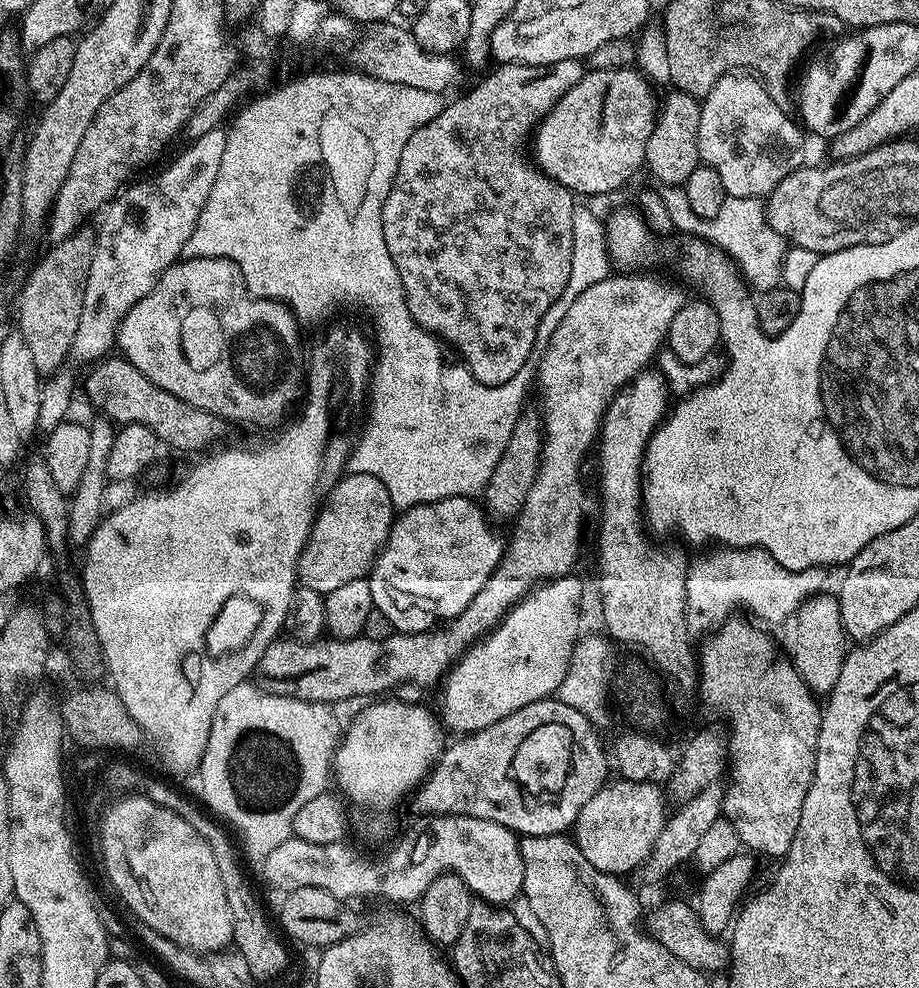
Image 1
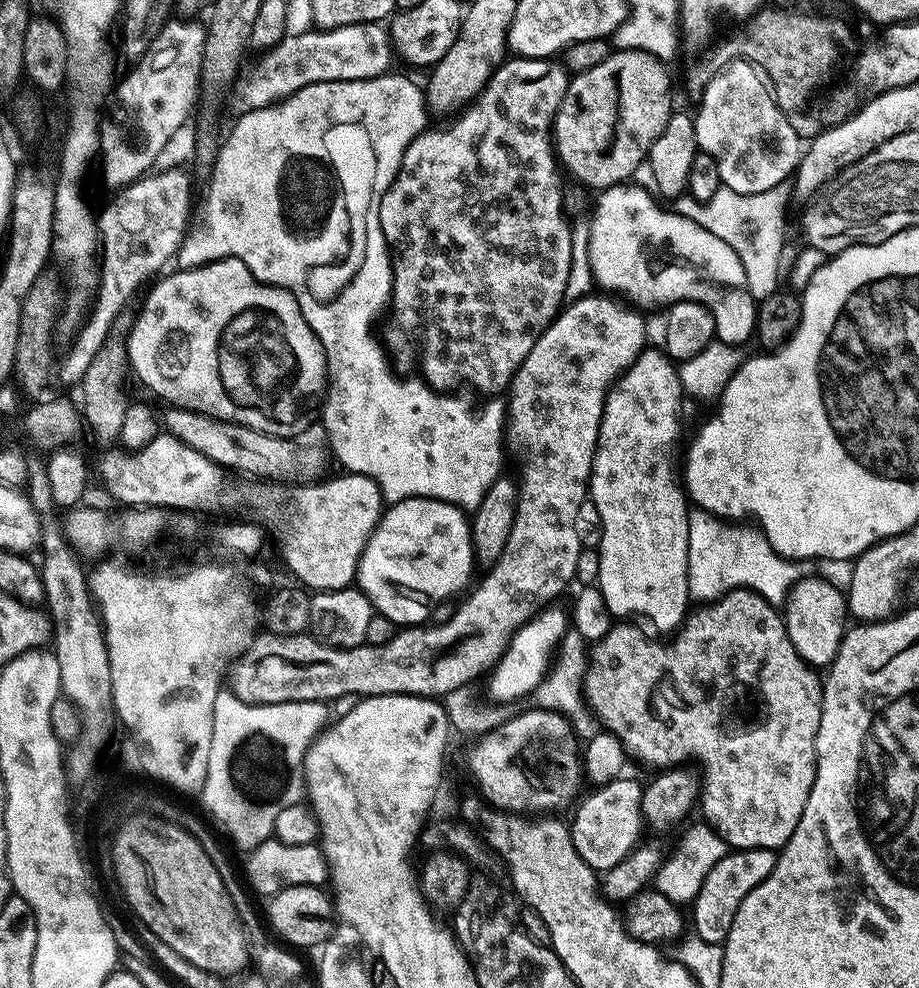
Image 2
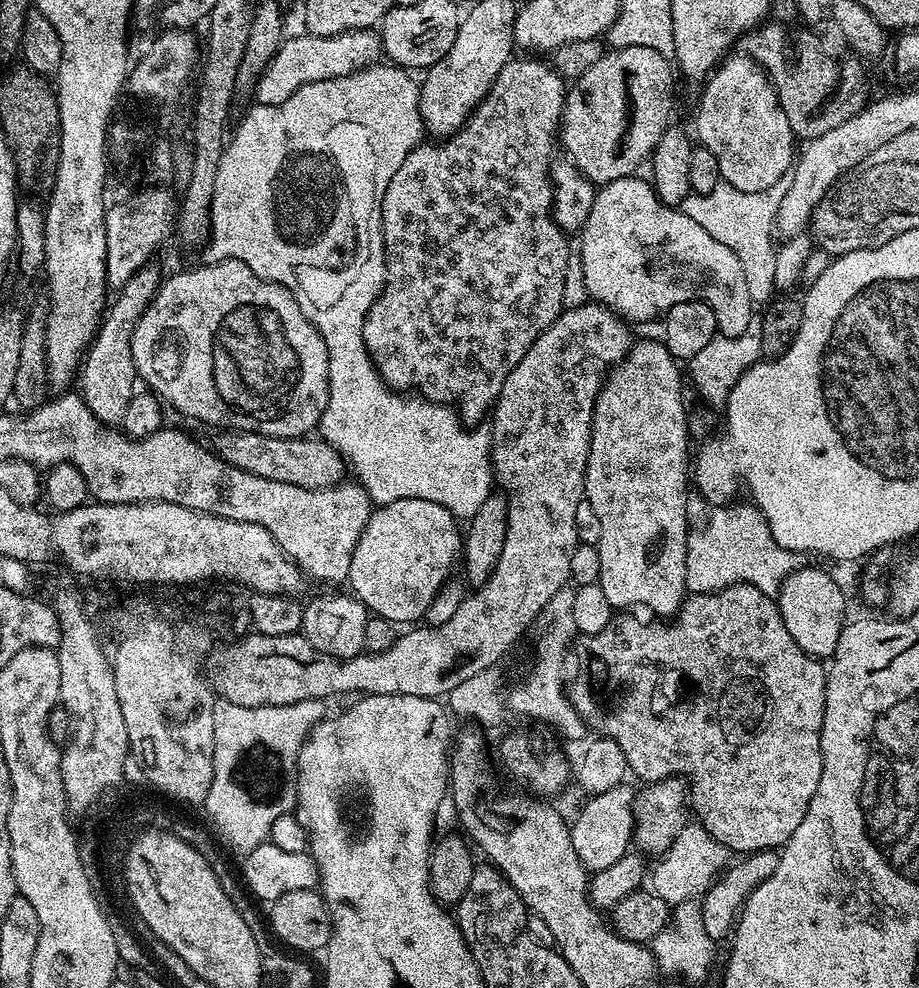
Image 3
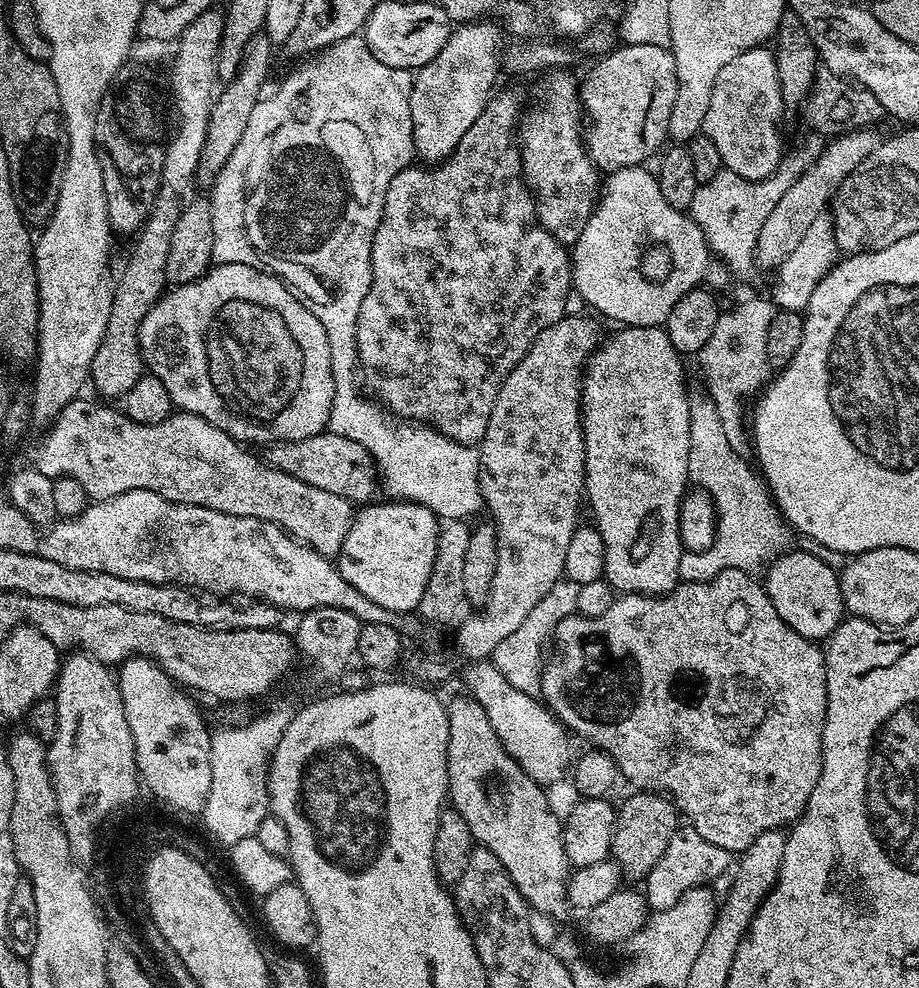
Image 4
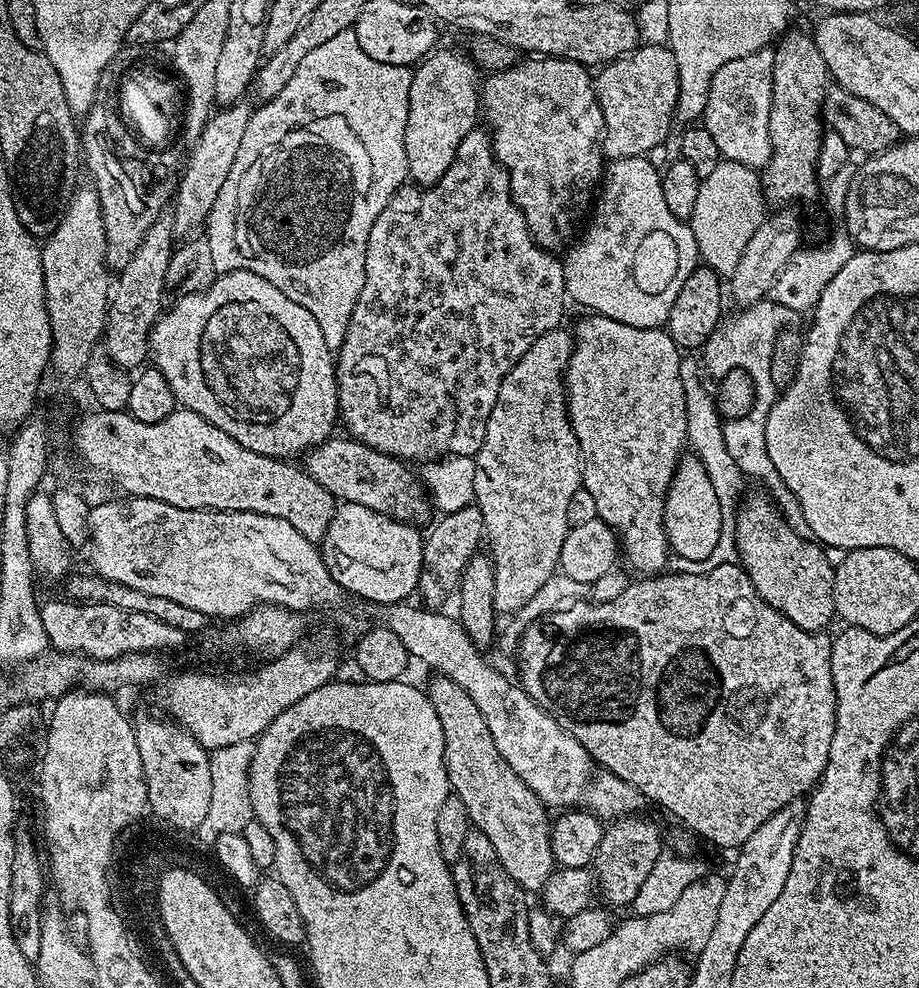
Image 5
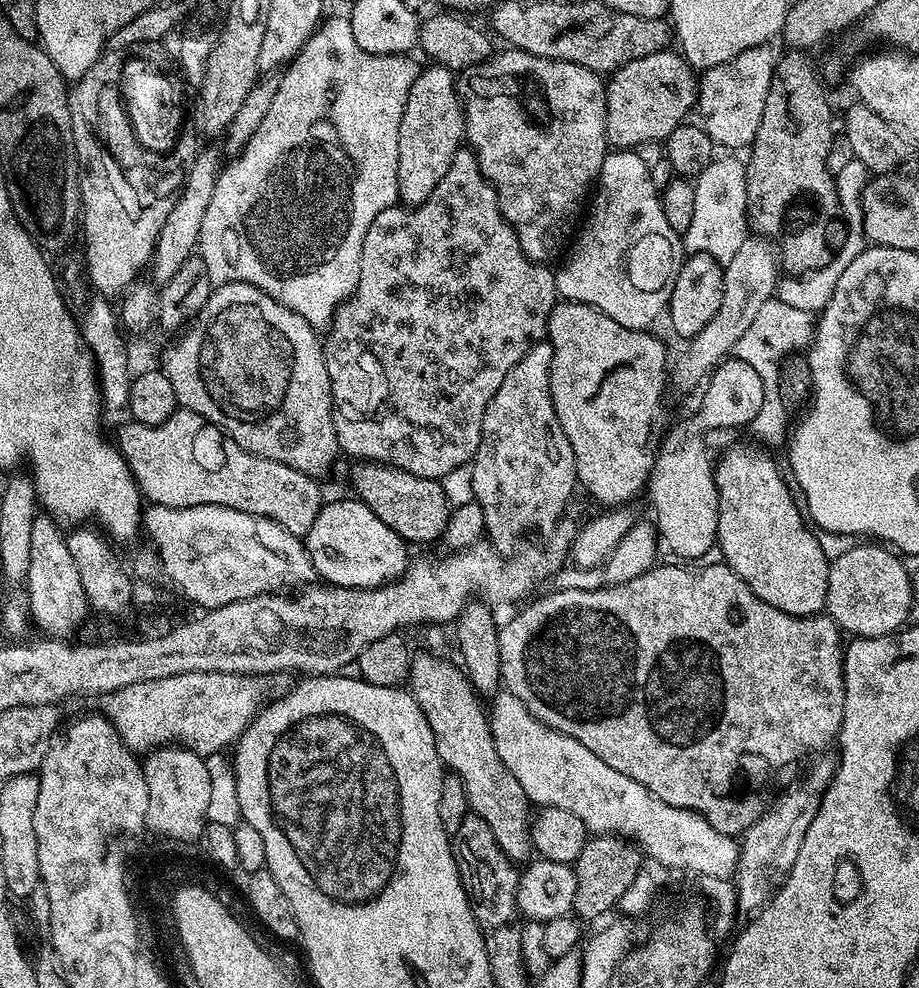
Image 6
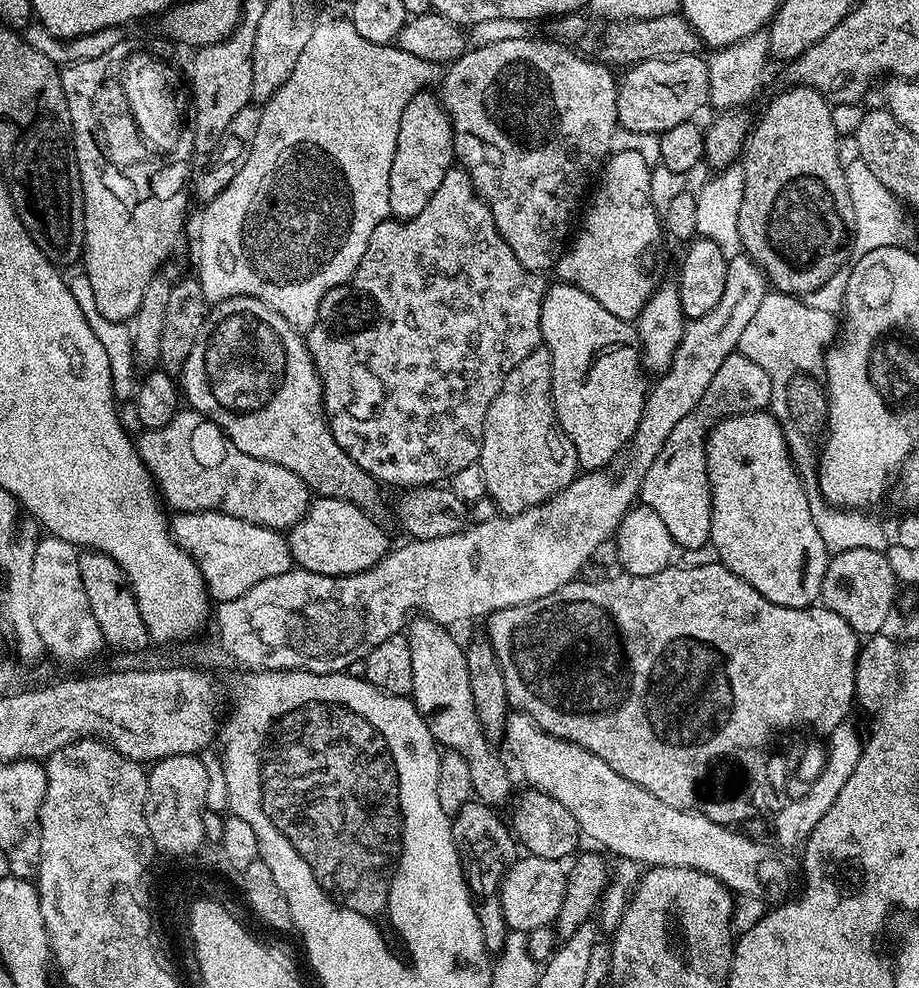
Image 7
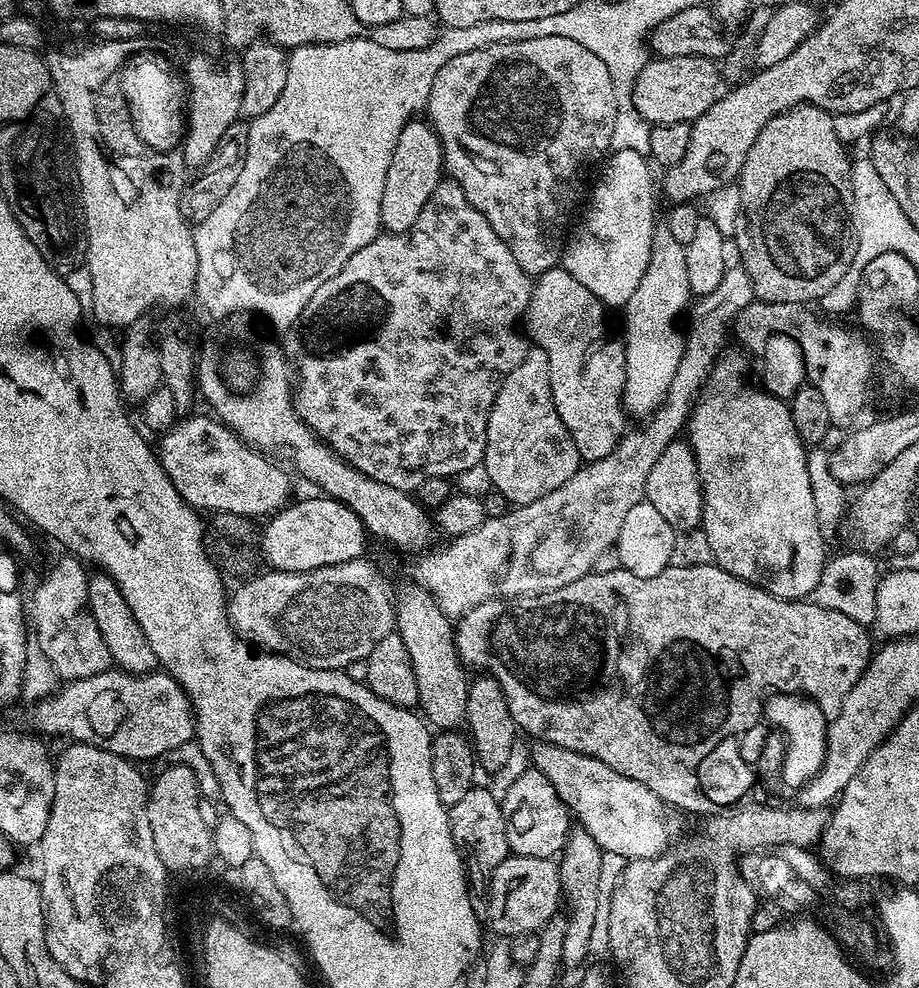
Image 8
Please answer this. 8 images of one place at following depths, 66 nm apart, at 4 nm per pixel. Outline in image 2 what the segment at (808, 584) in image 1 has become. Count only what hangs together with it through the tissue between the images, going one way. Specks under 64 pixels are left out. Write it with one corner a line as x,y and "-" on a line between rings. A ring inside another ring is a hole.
716,522
713,528
688,529
688,594
696,602
715,602
735,588
749,588
773,606
787,601
788,592
800,580
813,575
811,563
787,560
770,546
763,532

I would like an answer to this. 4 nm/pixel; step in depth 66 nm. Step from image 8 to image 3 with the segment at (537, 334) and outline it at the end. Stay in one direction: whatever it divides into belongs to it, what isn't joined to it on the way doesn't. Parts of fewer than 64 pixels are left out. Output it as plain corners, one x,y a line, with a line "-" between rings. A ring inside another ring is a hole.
637,339
624,359
604,377
604,385
594,406
592,415
592,437
590,438
590,454
586,462
584,475
584,499
587,507
592,507
596,520
600,523
600,542
598,549
601,556
601,572
599,586
606,594
606,599
614,610
636,610
632,608
649,608
656,618
671,618
680,611
686,599
686,546
688,545
688,488
690,492
690,452
688,456
689,413
684,412
684,384
680,381
681,365
670,354
670,350
659,339

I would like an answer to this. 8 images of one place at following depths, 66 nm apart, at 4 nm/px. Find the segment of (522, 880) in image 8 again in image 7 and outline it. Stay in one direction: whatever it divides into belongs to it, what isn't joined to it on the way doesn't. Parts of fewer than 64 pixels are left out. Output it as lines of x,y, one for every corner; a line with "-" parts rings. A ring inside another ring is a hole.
527,854
509,865
498,893
504,921
507,922
509,929
529,933
555,923
565,896
567,879
567,871
561,867
563,865
557,860

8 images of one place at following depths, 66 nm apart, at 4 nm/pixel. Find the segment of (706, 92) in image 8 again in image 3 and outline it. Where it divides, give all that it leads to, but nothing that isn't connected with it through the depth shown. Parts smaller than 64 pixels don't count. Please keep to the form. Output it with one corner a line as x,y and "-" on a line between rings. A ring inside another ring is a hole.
626,46
605,51
590,70
574,80
564,98
562,136
564,132
567,159
586,179
597,186
609,184
618,178
633,175
636,167
651,157
658,138
662,138
670,126
672,72
674,68
669,57
658,54
658,50
650,50
646,46

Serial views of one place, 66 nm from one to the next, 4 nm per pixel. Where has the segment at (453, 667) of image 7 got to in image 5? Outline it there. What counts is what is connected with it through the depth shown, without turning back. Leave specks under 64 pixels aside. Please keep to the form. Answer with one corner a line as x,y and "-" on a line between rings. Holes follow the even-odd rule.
437,675
435,679
432,685
427,685
426,691
438,714
438,722
442,722
448,787
462,798
473,829
490,838
506,874
510,874
525,893
539,893
554,871
549,809
510,768
506,758
502,758
494,746
490,726
470,694
449,676

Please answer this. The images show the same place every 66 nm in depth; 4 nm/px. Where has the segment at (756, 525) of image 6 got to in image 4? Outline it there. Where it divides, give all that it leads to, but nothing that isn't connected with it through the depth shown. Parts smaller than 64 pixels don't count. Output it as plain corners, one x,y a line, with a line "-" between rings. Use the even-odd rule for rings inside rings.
788,550
767,565
767,572
762,587
774,610
778,610
778,618
782,618
790,630
802,634
802,638
813,642
827,641
846,616
837,569
832,569
822,557
812,552

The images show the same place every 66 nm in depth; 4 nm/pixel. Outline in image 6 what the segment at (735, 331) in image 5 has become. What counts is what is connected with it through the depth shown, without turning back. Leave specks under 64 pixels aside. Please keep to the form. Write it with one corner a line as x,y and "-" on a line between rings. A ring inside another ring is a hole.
773,298
766,302
766,306
762,306
762,310
758,310
754,322
750,322
750,326
747,327
746,334
742,334
742,338
738,338
734,356
754,366
754,369
758,370
759,377
762,378
762,385
765,386
762,408
752,421
750,428
751,431
756,431
766,440
775,438
776,428
782,427
790,415
778,390
780,364
786,356
803,353
811,345
813,335
813,313
797,310
794,306
786,306
786,302

